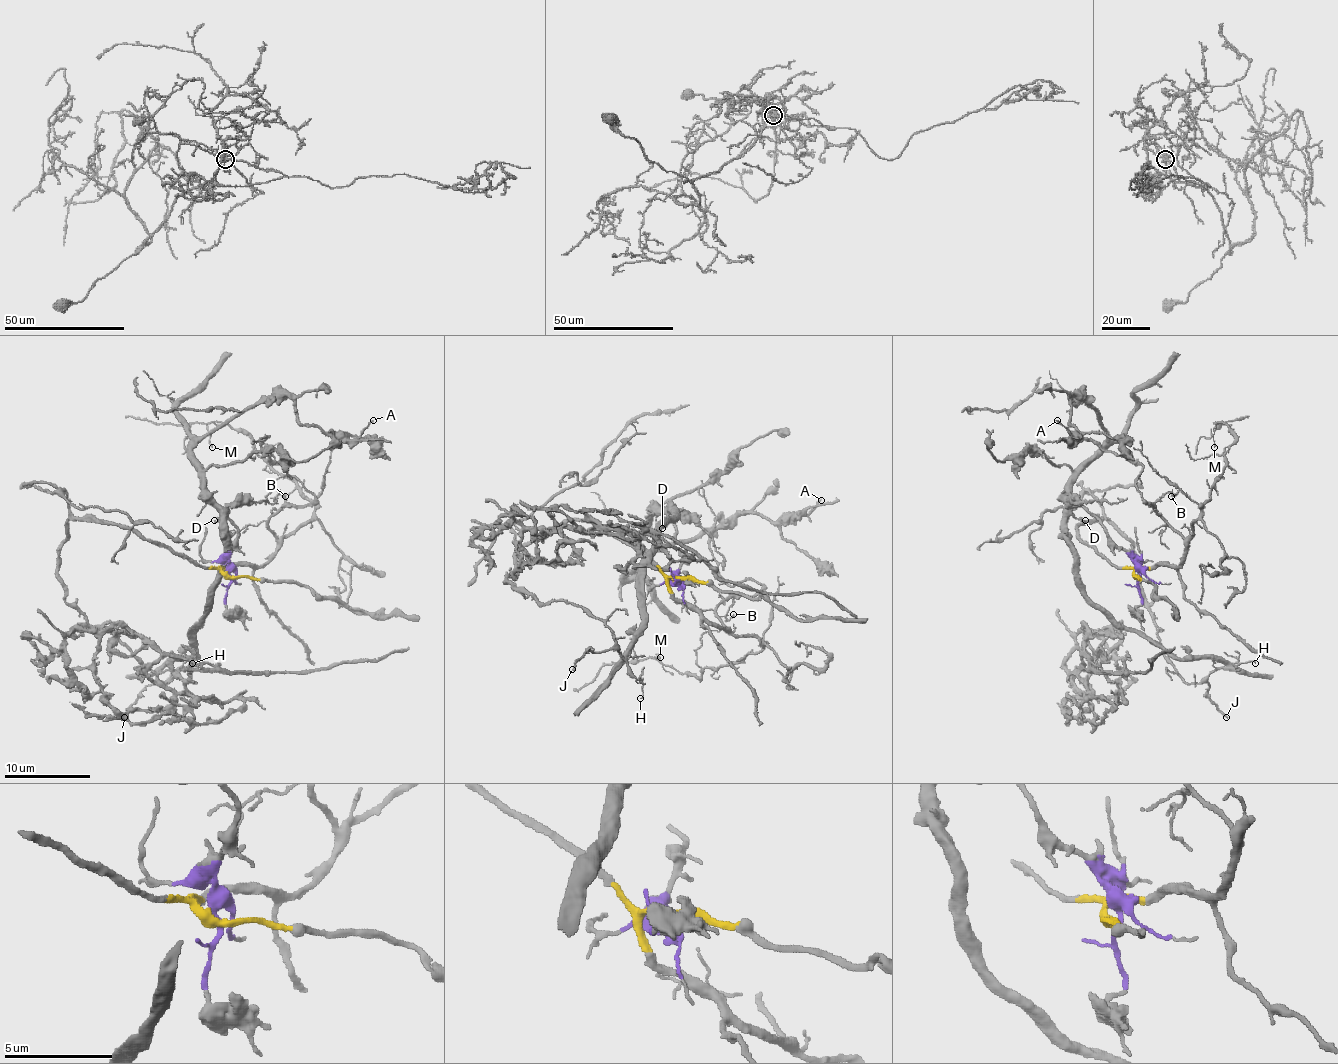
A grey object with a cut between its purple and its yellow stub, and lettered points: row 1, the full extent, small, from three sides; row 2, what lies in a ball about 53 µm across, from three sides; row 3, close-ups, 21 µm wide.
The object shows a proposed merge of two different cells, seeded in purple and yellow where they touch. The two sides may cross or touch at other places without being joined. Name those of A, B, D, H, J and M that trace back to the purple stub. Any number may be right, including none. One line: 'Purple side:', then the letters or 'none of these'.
Purple side: A, D

